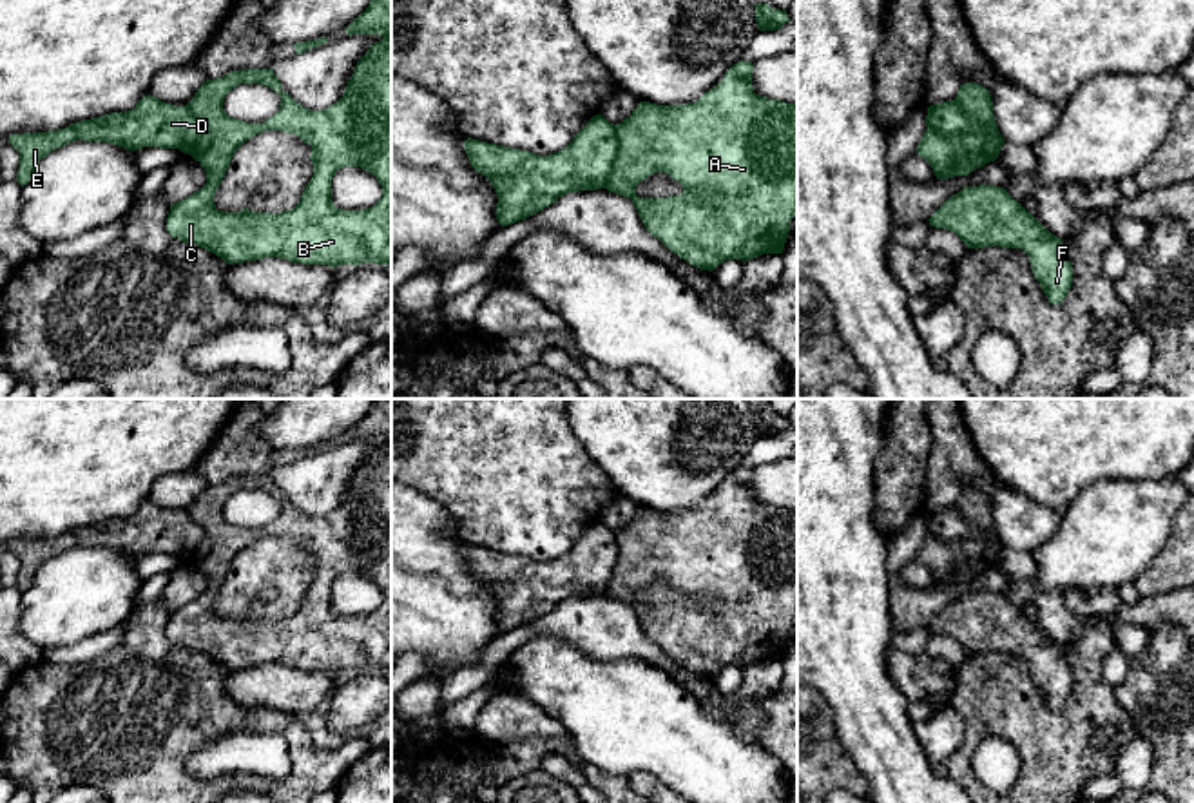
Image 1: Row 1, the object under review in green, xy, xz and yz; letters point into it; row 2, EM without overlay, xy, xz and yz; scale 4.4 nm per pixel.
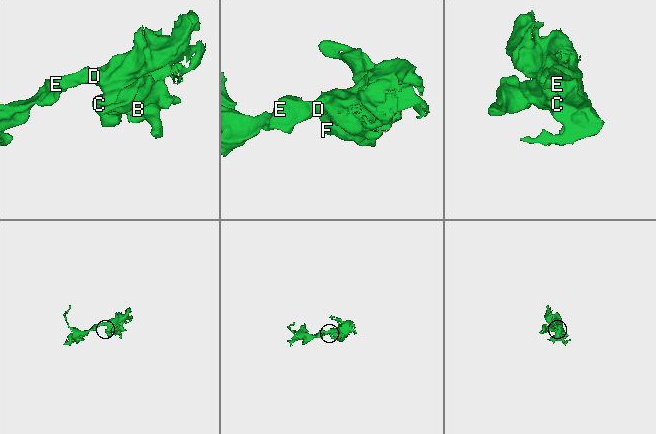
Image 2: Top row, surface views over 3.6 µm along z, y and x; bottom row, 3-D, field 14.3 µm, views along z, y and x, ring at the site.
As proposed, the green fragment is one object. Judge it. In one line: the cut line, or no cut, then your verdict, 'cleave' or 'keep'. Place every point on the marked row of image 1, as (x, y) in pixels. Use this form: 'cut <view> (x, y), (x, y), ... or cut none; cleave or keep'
cut yz (979, 124), (972, 133), (928, 129); cleave

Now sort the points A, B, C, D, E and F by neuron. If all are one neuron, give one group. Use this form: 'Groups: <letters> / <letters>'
Groups: A B C F / D E

